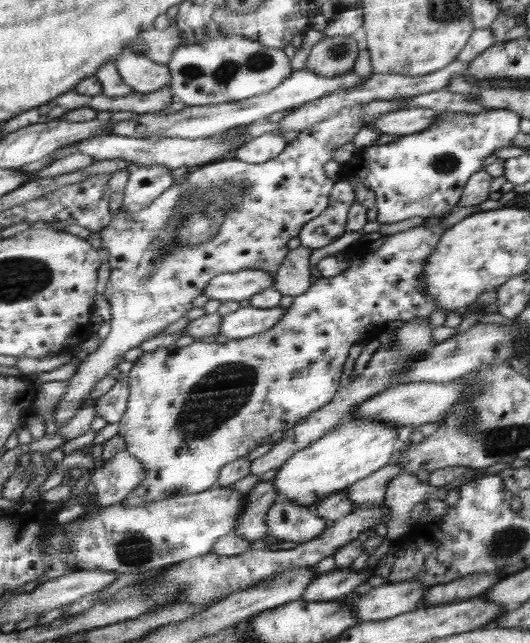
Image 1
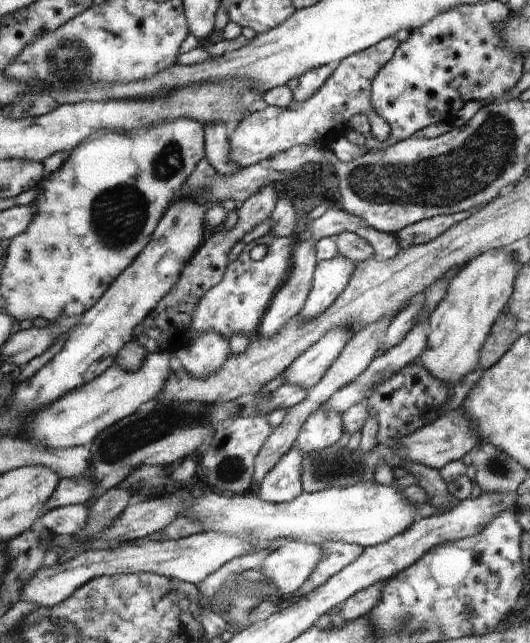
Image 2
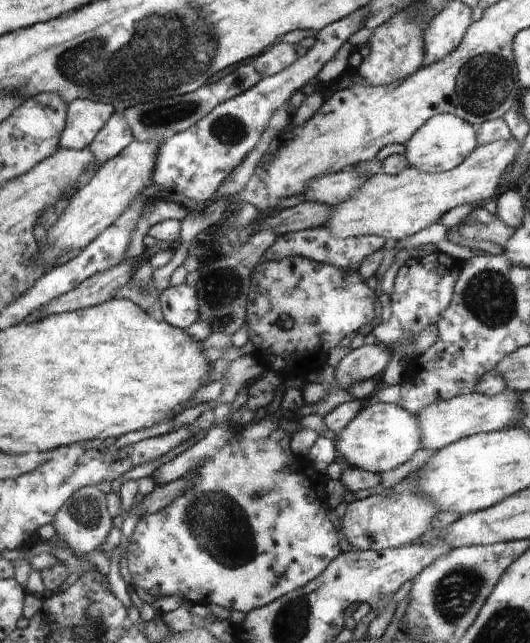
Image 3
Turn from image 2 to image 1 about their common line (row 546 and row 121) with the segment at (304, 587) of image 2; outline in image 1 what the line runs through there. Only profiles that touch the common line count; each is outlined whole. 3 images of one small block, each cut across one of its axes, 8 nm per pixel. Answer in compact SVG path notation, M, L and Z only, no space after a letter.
M352 107L299 131L298 136L272 160L252 164L237 156L220 159L220 162L191 170L183 184L172 186L142 212L129 214L122 205L118 213L114 213L113 223L101 231L102 248L111 267L105 295L113 308L112 332L99 349L85 358L76 375L70 379L56 412L58 428L69 424L80 409L86 408L98 381L104 380L111 370L120 366L132 348L144 340L160 336L164 328L184 318L194 308L192 302L205 294L212 280L220 274L253 268L267 270L275 277L286 257L286 252L278 250L288 250L288 239L296 238L308 221L318 217L330 205L335 181L328 179L327 162L332 160L333 152L352 141L362 127L361 110Z

